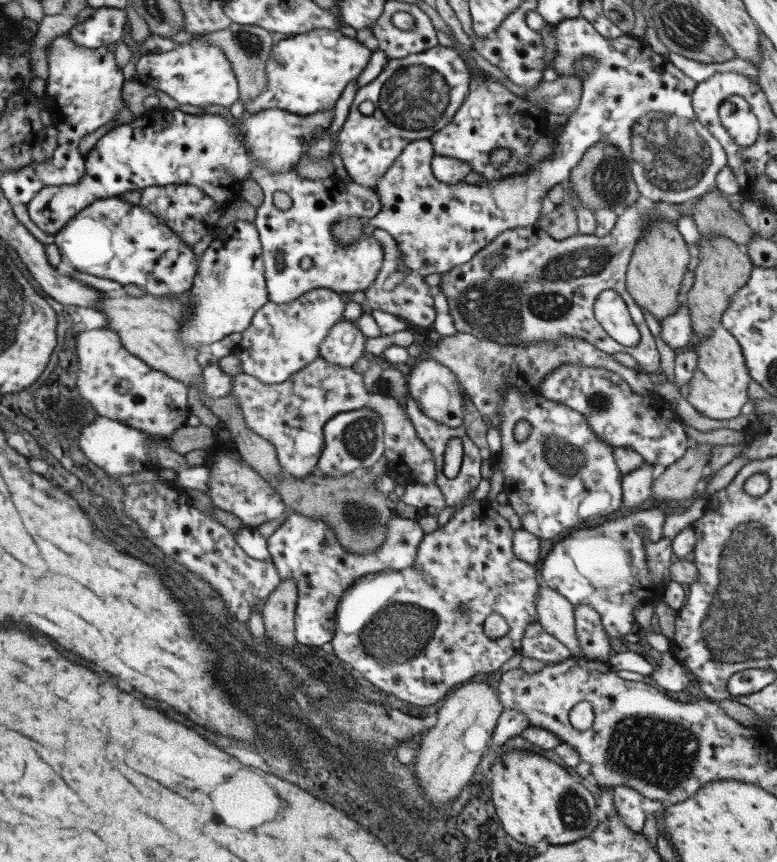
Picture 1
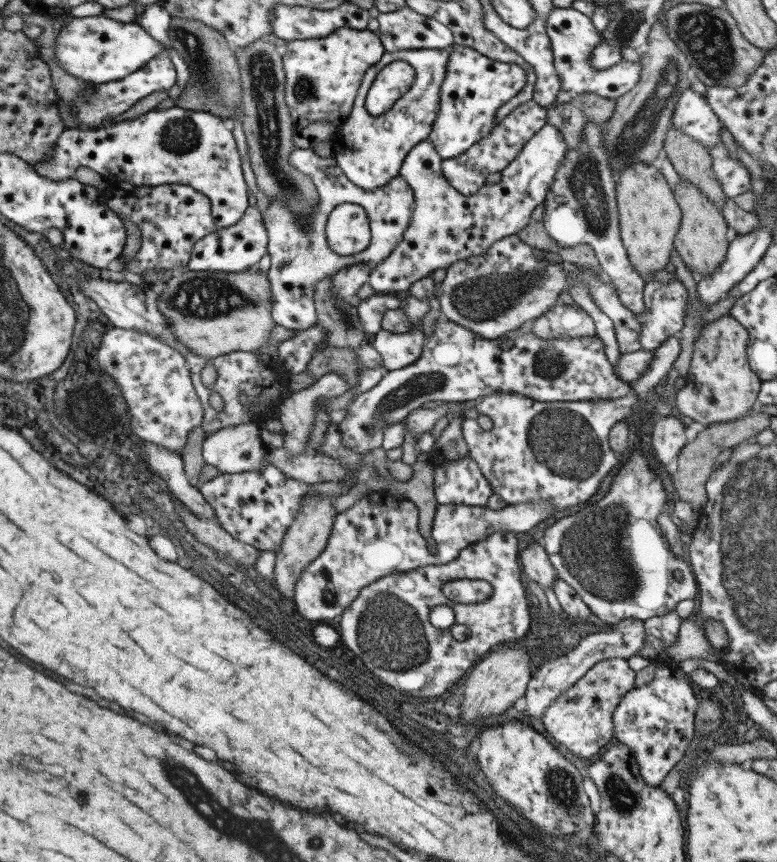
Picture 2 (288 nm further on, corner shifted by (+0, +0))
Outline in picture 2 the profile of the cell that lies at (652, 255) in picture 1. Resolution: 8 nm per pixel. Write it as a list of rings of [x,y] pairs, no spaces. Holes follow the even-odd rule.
[[[657,164],[627,166],[615,182],[615,192],[619,208],[619,236],[627,252],[627,260],[647,284],[653,280],[651,276],[655,272],[665,270],[667,262],[671,262],[671,252],[675,252],[673,242],[681,226],[681,210]]]

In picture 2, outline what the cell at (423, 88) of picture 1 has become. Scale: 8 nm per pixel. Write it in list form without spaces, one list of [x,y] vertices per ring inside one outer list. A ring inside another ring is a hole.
[[[401,50],[393,54],[385,52],[381,60],[365,72],[355,102],[351,106],[351,112],[331,142],[333,158],[337,160],[341,174],[349,182],[353,182],[357,188],[363,190],[385,186],[397,176],[407,152],[415,148],[415,144],[429,140],[431,126],[439,116],[439,96],[441,96],[441,84],[447,76],[447,62],[449,62],[449,50]],[[391,62],[407,62],[415,70],[415,78],[409,90],[401,94],[401,98],[393,102],[393,106],[387,112],[379,116],[369,116],[363,108],[367,98],[367,88],[373,84],[381,68]]]

